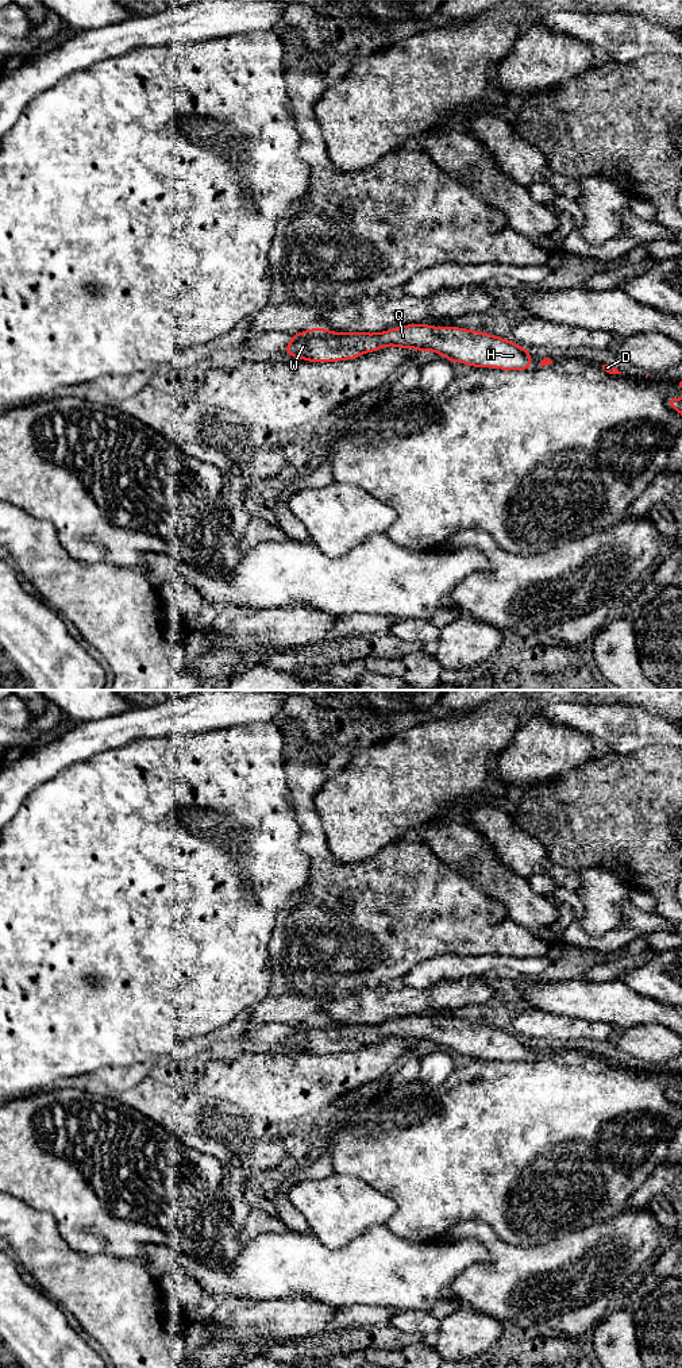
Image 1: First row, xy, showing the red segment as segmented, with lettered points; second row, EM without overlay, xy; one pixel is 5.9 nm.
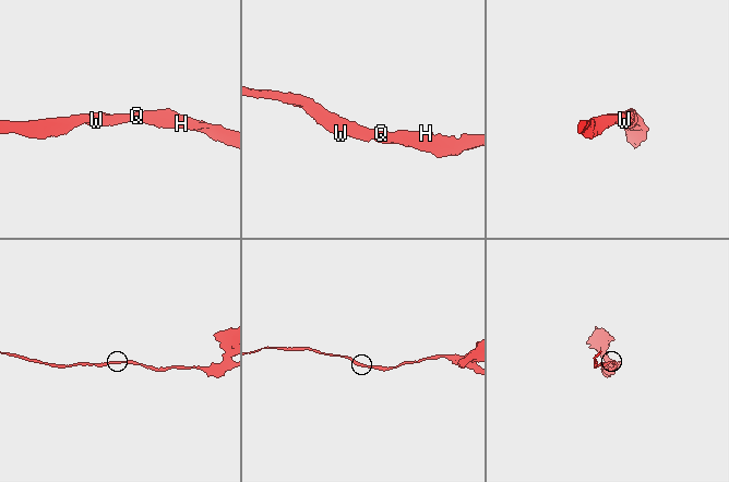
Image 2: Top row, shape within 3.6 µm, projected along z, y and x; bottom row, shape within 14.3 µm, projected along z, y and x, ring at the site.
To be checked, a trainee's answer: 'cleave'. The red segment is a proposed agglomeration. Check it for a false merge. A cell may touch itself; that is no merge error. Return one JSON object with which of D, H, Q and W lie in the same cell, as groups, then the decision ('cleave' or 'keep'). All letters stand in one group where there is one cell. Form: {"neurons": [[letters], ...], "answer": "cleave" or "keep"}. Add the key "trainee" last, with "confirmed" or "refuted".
{"neurons": [["D", "H", "Q", "W"]], "answer": "keep", "trainee": "refuted"}

